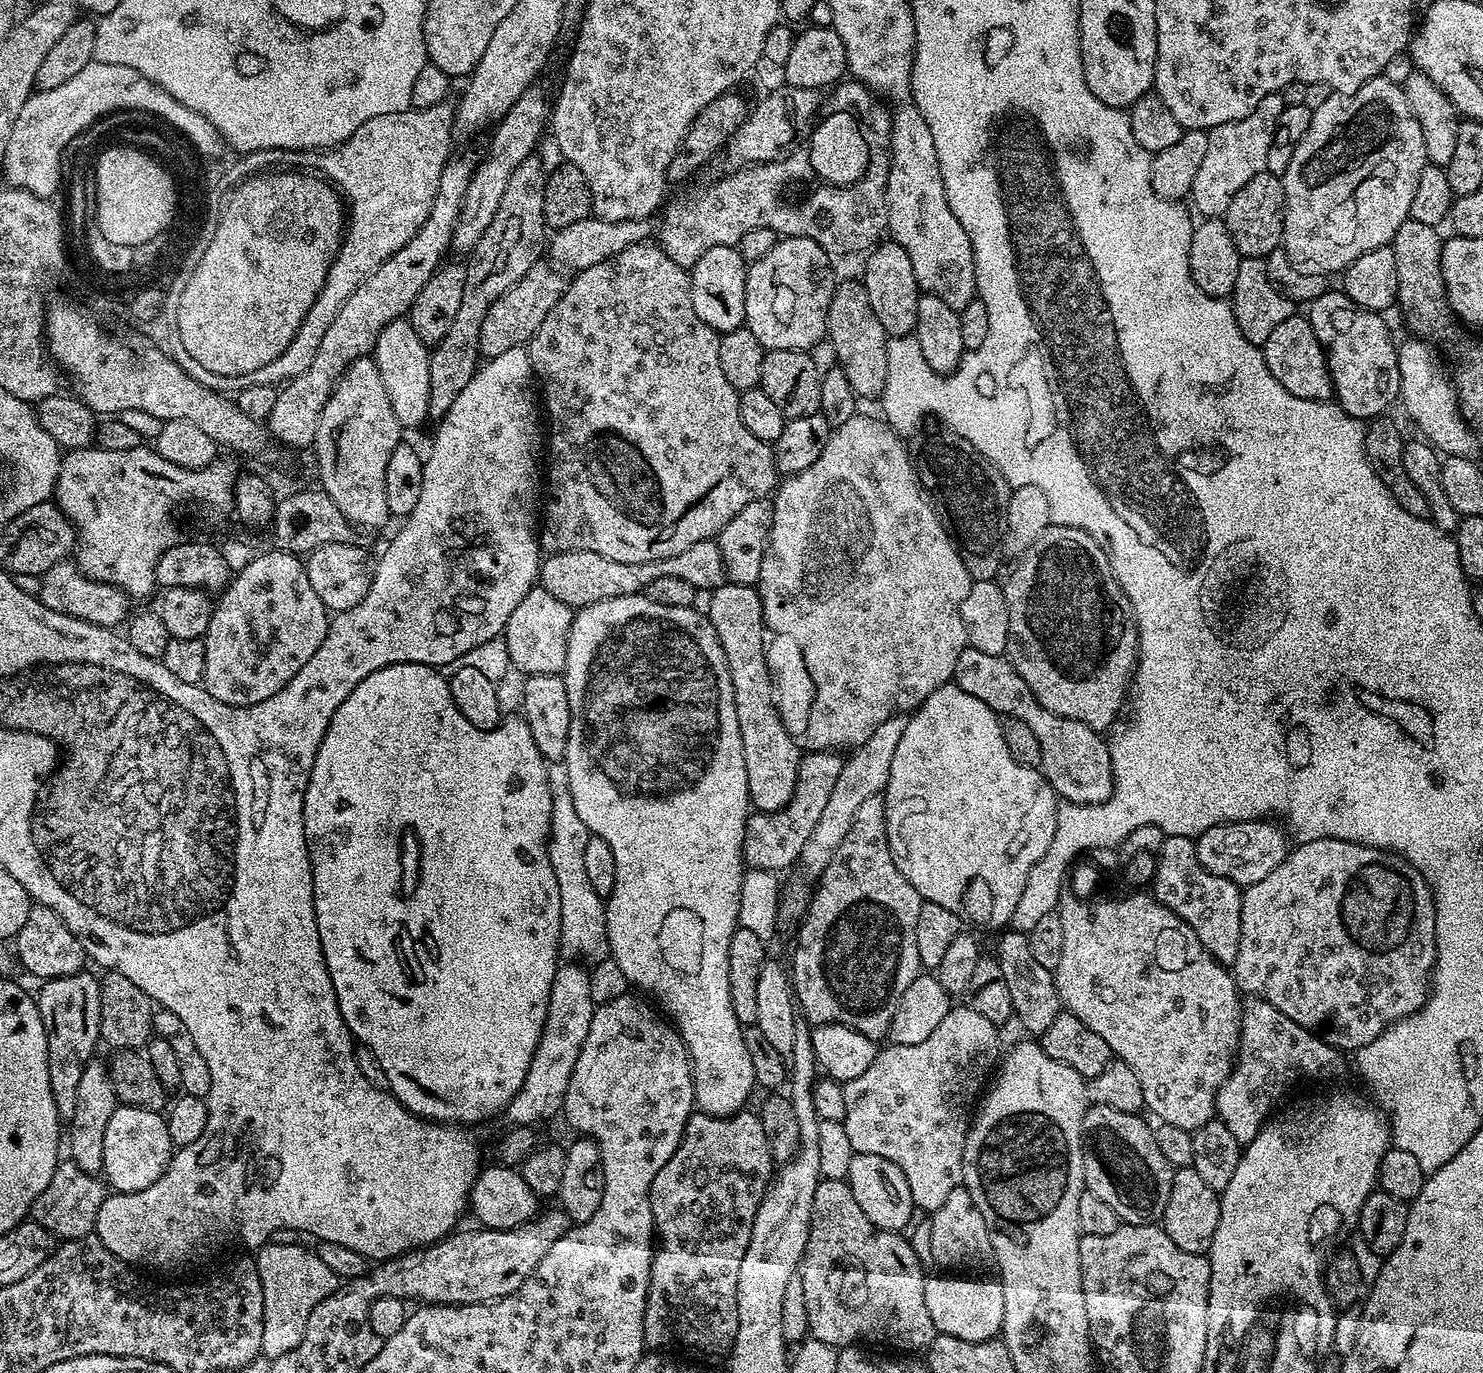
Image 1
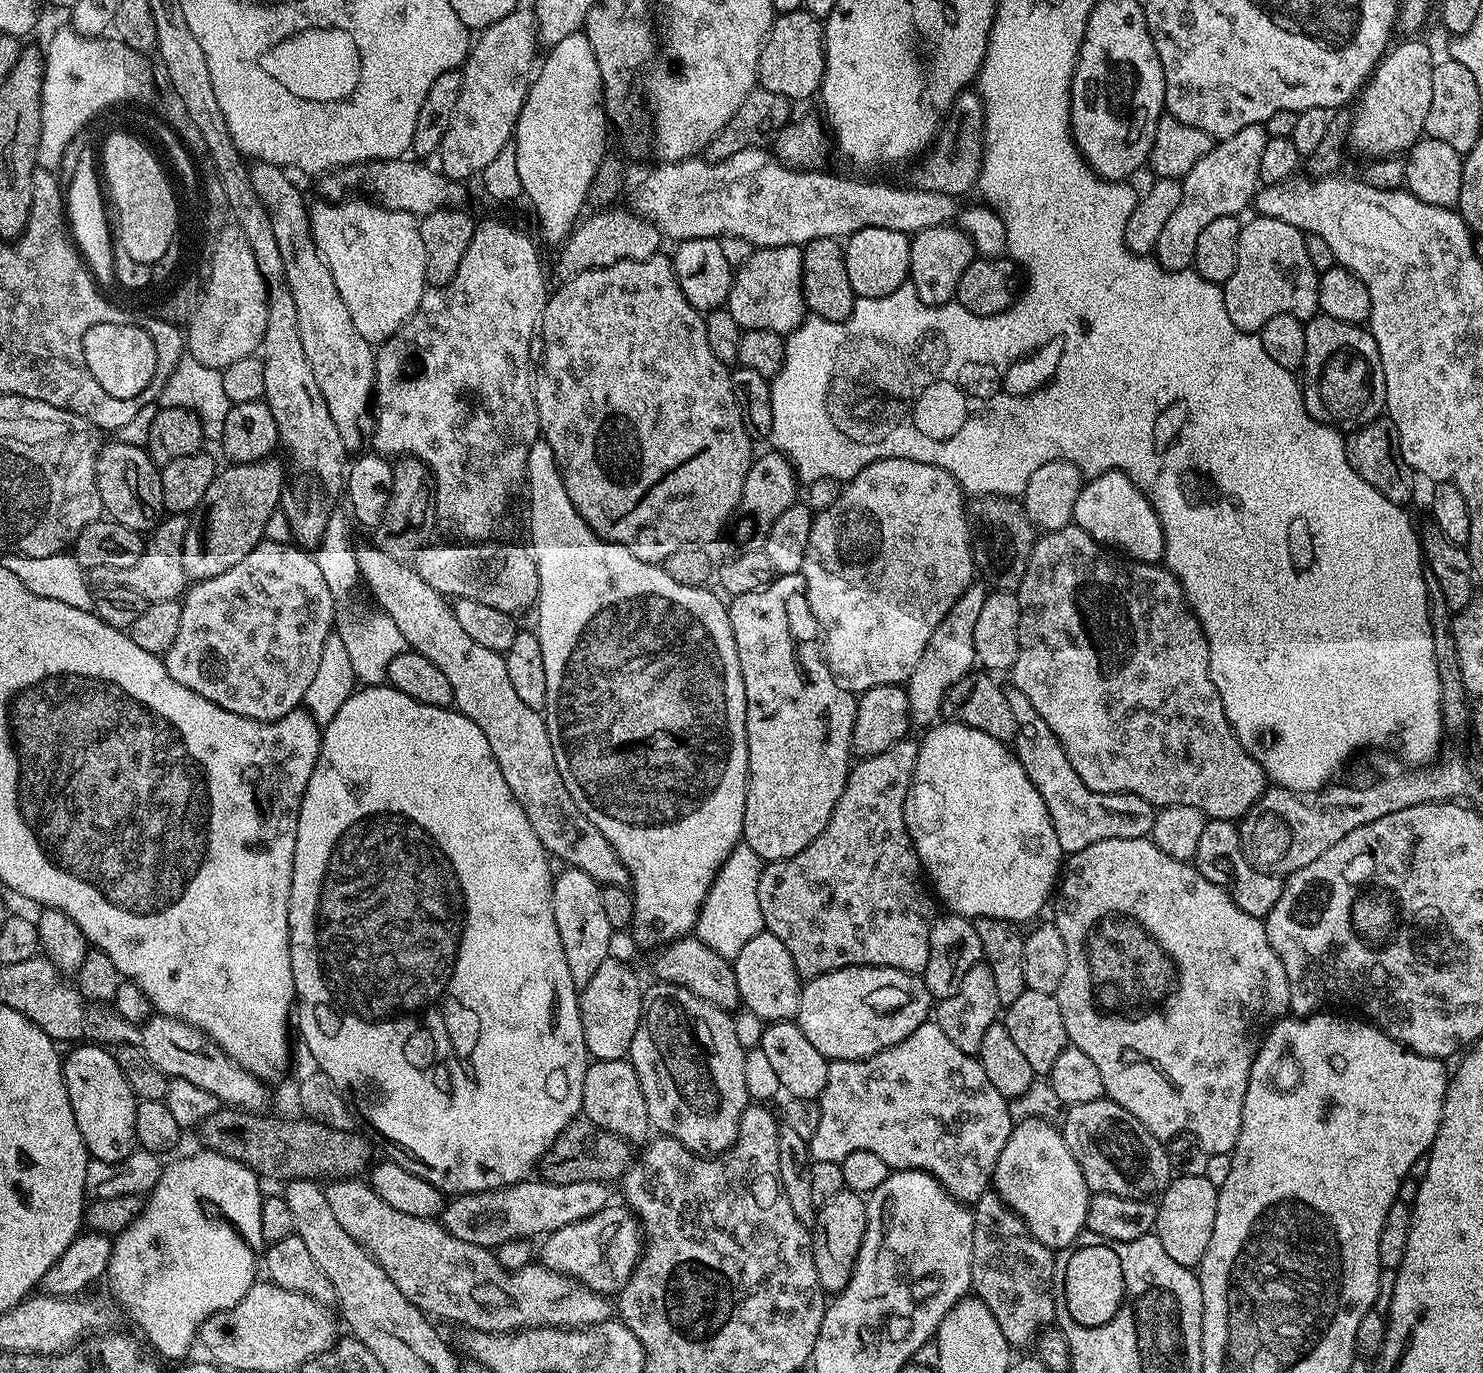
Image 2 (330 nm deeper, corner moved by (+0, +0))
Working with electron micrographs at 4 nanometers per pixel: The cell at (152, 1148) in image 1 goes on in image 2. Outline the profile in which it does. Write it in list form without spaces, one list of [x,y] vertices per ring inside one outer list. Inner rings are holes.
[[[80,1042],[73,1048],[76,1049],[69,1056],[65,1055],[62,1063],[74,1122],[78,1122],[78,1130],[82,1130],[91,1159],[118,1162],[138,1148],[134,1134],[136,1095],[130,1090],[130,1082],[126,1082],[115,1055],[107,1047],[95,1042]]]

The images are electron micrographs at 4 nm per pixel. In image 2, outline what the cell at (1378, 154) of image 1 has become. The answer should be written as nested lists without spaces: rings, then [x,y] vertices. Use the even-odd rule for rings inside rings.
[[[1404,38],[1401,44],[1393,43],[1359,93],[1360,105],[1352,112],[1348,144],[1351,151],[1353,148],[1354,151],[1361,152],[1364,158],[1392,158],[1397,154],[1407,153],[1408,149],[1425,135],[1426,114],[1430,114],[1430,93],[1434,91],[1432,85],[1434,59],[1432,60],[1431,50],[1416,39],[1420,38]]]

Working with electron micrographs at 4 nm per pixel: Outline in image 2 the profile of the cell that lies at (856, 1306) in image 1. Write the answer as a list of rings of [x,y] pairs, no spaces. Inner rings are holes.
[[[845,1190],[834,1194],[830,1202],[819,1205],[812,1232],[814,1245],[812,1253],[814,1266],[818,1270],[818,1282],[825,1293],[838,1294],[847,1286],[856,1265],[858,1250],[862,1246],[867,1213],[868,1205],[865,1197],[859,1192]]]

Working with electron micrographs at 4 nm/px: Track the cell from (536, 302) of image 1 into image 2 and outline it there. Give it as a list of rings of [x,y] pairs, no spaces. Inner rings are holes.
[[[613,206],[607,210],[597,211],[596,216],[581,219],[563,241],[559,249],[560,257],[556,260],[556,272],[561,281],[566,281],[572,276],[582,274],[591,268],[605,268],[614,266],[614,262],[623,260],[645,260],[657,255],[661,251],[662,237],[660,231],[635,210]]]

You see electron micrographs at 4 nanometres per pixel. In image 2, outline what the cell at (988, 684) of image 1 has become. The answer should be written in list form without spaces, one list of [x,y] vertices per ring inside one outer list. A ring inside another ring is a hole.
[[[1015,686],[1005,687],[1004,693],[1016,723],[1015,755],[1030,782],[1034,782],[1038,794],[1042,794],[1046,810],[1050,810],[1050,822],[1054,822],[1054,834],[1058,834],[1061,853],[1086,850],[1086,846],[1094,846],[1094,842],[1106,842],[1110,838],[1145,838],[1151,833],[1157,809],[1150,802],[1138,794],[1090,790],[1090,786],[1078,778],[1078,770],[1070,766],[1070,758],[1066,758],[1062,742],[1058,742],[1054,730],[1050,730],[1050,726],[1042,722],[1038,710],[1030,706],[1030,698],[1026,698],[1026,694]]]

